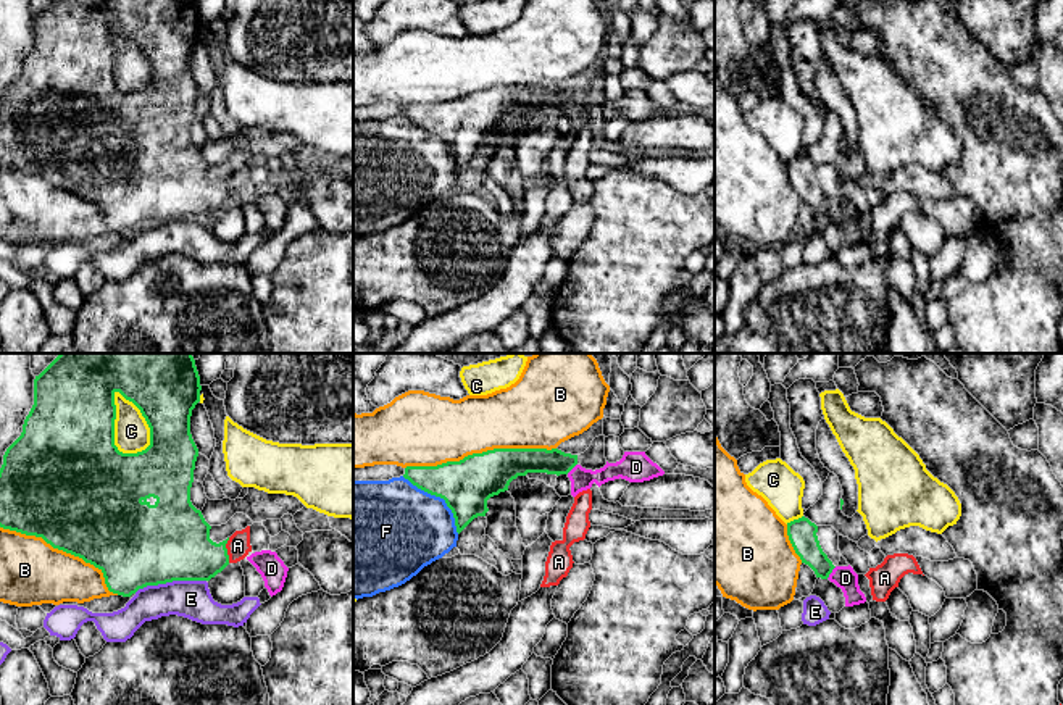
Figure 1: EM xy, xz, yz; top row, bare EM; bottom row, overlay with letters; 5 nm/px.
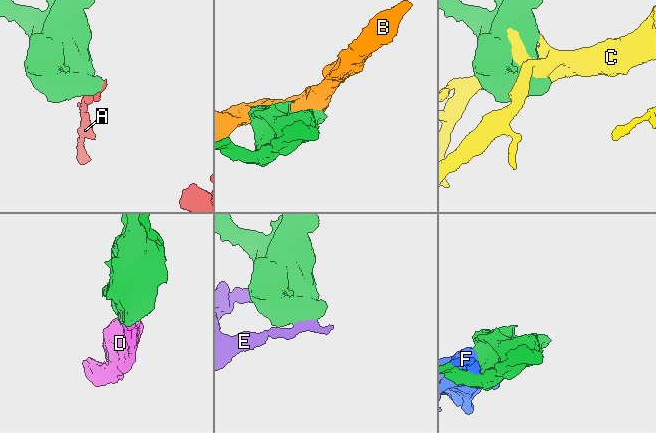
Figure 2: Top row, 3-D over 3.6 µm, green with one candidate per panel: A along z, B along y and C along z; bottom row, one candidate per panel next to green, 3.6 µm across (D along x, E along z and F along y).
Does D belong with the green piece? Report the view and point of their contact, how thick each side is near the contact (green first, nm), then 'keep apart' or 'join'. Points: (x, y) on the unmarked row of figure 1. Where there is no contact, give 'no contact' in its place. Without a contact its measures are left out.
meets green in yz at (831, 210); 140 nm thick on the green side, 110 nm on the other; join

